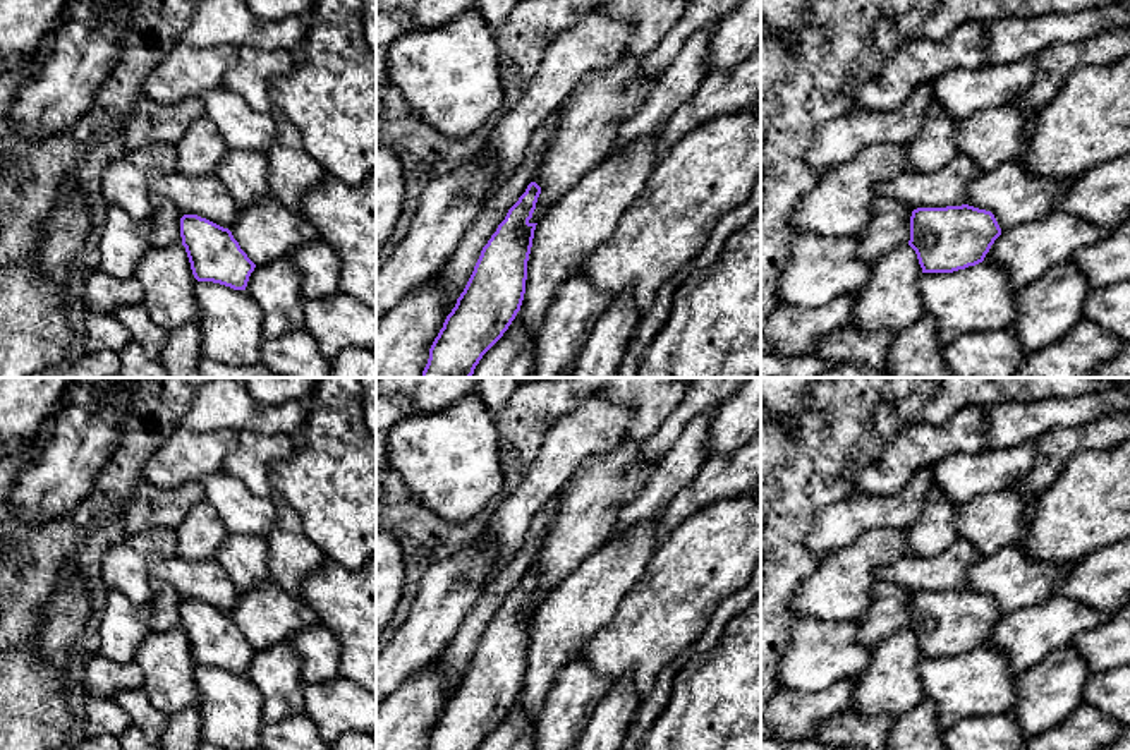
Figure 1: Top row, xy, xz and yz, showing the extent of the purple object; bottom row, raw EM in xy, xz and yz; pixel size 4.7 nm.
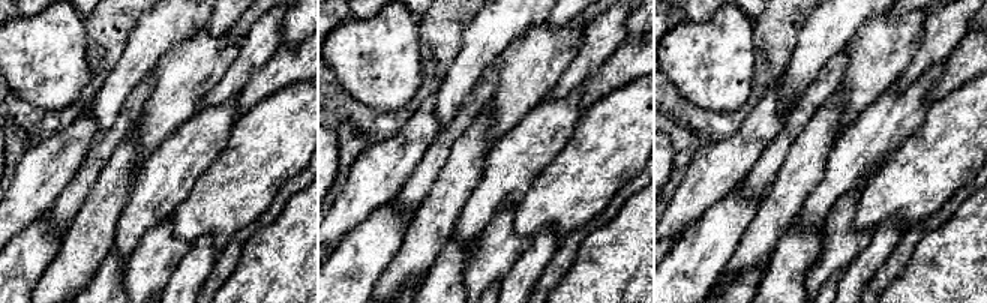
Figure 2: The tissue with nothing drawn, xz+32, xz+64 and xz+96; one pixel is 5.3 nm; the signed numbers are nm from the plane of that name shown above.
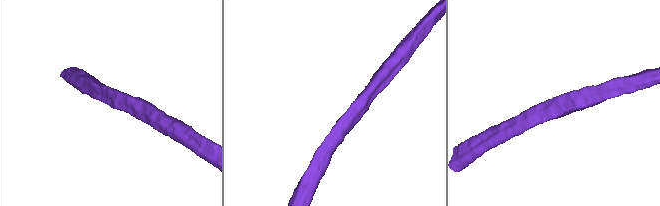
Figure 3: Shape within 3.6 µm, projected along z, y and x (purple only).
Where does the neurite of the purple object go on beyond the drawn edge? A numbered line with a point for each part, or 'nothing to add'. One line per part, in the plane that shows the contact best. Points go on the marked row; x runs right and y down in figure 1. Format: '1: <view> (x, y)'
nothing to add

